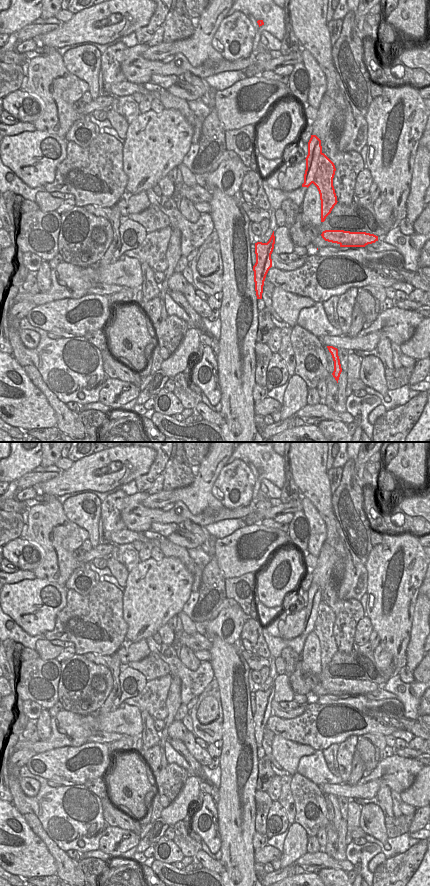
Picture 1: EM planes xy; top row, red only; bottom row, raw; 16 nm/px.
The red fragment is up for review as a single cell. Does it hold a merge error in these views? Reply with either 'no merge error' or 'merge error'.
merge error

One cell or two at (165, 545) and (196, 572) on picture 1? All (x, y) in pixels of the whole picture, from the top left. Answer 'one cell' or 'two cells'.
one cell

